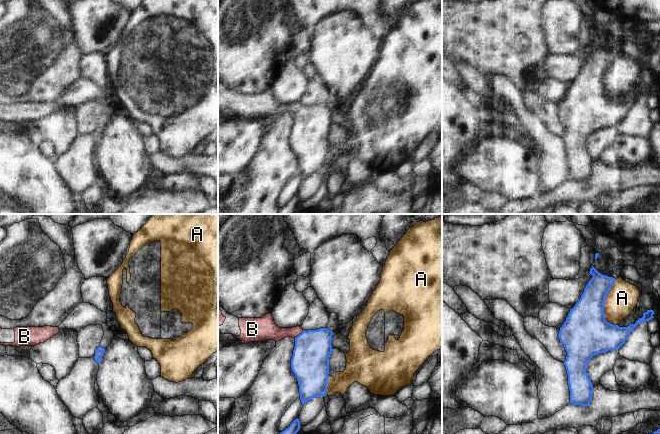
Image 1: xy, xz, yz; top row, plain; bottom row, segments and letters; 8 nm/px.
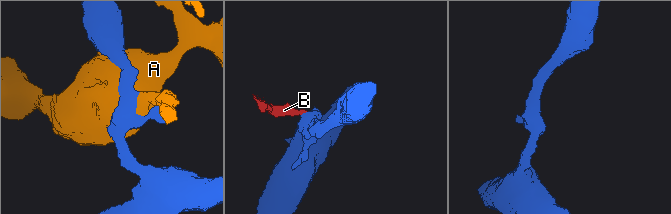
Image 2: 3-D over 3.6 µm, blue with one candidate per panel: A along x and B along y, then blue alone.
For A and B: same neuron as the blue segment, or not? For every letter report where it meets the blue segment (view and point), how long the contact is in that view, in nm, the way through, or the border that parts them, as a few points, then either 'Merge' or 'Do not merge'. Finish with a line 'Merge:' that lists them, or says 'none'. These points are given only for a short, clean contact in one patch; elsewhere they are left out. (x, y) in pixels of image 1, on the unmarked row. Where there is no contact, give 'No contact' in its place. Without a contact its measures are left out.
A: Touches blue at yz (604, 78). Shared border 380 nm. Do not merge
B: Touches blue at xz (299, 110). Shared border 100 nm. Path across: xz (310, 138), (310, 122), (299, 110), (269, 106). Merge
Merge: B.

